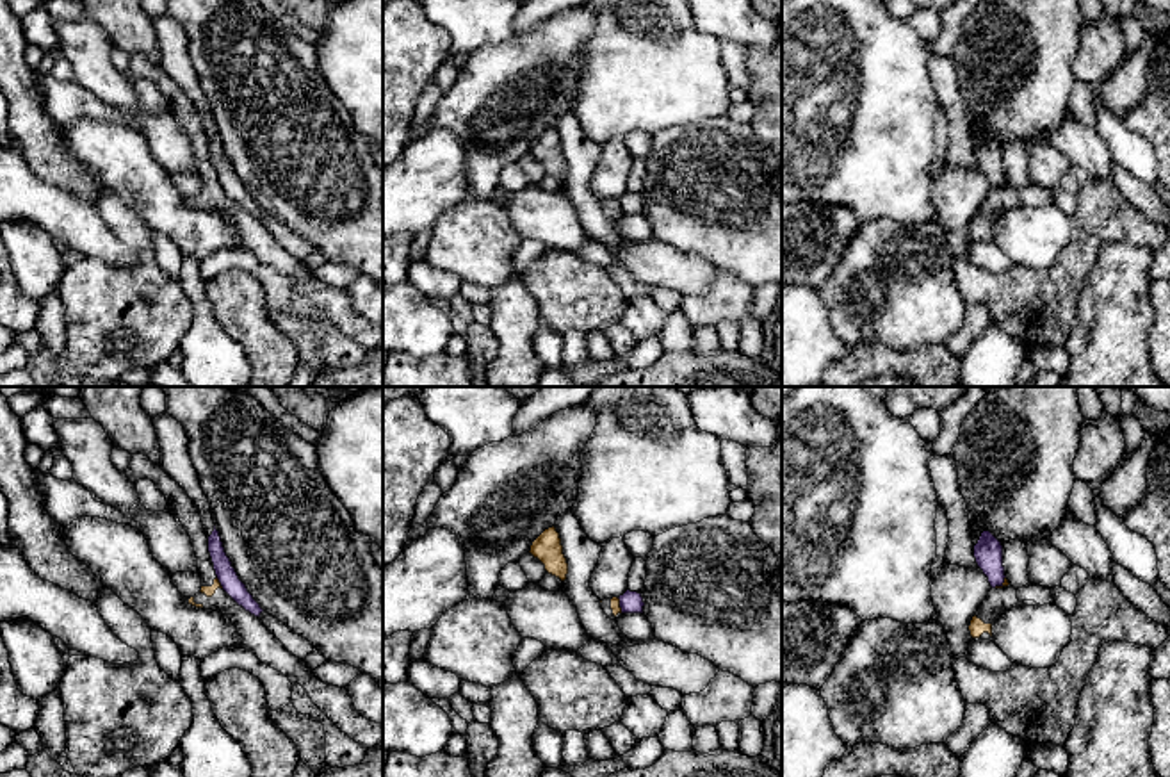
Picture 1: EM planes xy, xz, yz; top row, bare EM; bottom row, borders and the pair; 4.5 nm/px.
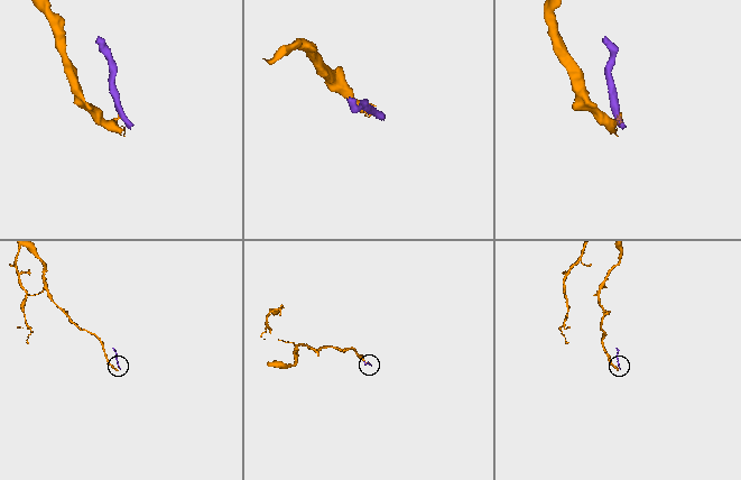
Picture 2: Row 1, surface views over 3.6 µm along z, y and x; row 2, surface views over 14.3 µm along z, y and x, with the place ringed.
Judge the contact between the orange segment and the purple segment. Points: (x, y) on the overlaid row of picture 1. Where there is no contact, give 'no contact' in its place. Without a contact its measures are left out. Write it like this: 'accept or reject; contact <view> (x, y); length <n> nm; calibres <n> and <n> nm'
reject; contact xy (219, 583); length 60 nm; calibres 50 and 90 nm

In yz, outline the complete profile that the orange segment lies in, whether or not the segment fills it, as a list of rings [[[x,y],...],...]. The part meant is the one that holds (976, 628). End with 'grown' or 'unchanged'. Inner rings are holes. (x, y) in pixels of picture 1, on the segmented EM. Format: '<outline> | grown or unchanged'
[[[1004,577],[1004,583],[988,592],[987,599],[981,602],[976,615],[972,617],[969,626],[971,636],[979,640],[990,640],[994,618],[1001,611],[1012,609],[1017,604],[1017,590]]] | grown

